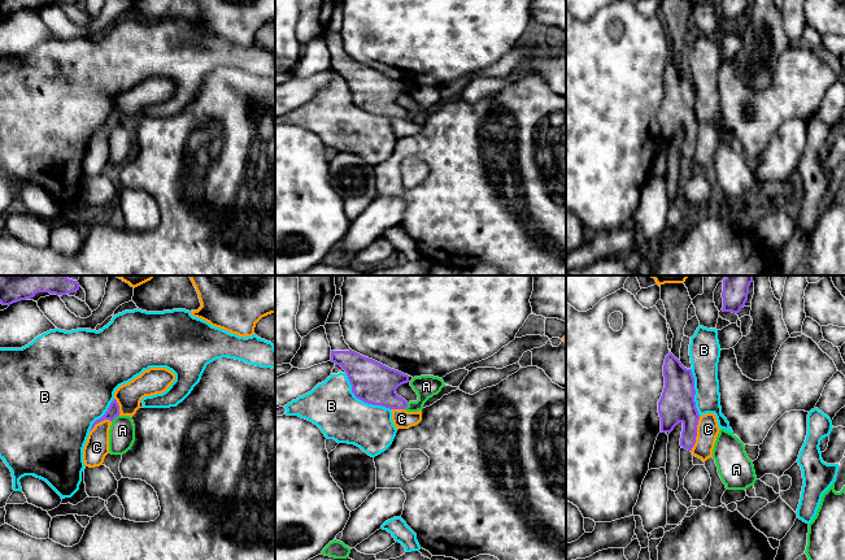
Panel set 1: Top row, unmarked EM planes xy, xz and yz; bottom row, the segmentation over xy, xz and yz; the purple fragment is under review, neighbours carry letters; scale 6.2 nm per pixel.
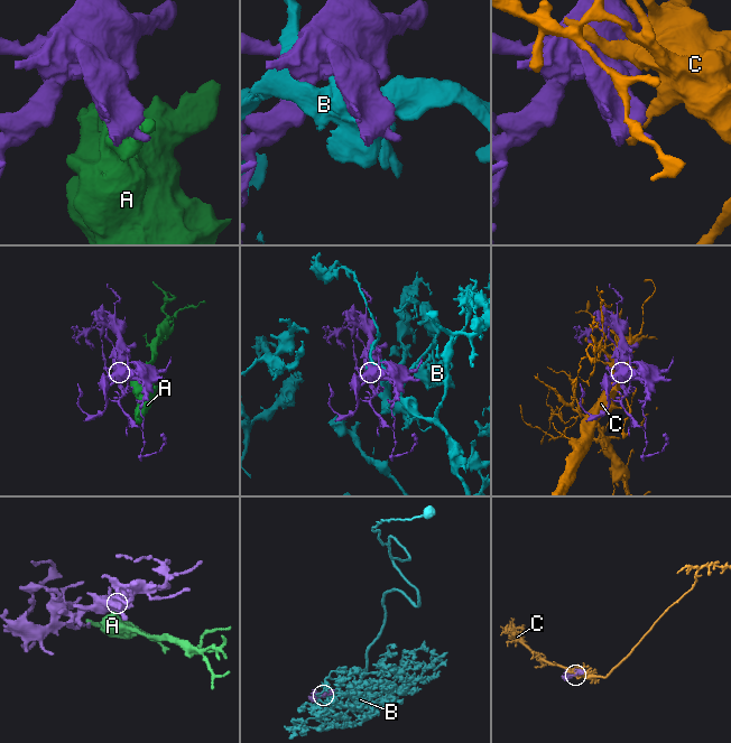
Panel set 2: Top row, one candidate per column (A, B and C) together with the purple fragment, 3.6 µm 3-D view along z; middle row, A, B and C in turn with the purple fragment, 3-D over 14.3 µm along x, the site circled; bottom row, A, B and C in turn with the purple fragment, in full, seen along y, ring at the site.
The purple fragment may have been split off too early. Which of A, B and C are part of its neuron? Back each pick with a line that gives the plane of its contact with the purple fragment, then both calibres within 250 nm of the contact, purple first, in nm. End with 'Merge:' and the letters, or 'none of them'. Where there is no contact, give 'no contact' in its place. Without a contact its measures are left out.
Merge: none of them

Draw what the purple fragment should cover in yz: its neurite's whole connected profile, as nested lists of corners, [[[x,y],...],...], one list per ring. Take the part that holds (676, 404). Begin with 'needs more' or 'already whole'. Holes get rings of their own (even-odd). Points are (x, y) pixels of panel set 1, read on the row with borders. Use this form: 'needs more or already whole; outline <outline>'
already whole; outline [[[670,352],[663,365],[665,388],[658,401],[661,417],[661,431],[671,433],[681,422],[683,431],[680,446],[692,451],[700,420],[694,401],[694,378],[691,369],[687,369]]]

